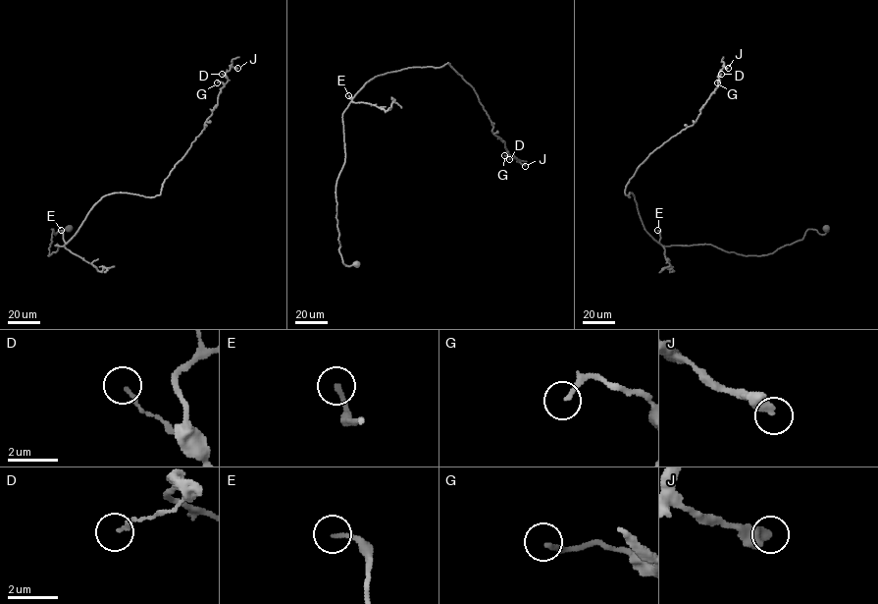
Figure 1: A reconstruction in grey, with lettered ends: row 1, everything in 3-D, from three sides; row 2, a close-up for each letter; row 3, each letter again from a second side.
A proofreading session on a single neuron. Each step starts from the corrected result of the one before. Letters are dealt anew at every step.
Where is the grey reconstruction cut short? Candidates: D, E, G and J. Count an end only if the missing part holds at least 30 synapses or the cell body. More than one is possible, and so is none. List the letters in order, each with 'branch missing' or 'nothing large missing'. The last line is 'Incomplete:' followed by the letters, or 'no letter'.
D: nothing large missing
E: branch missing
G: nothing large missing
J: nothing large missing
Incomplete: E

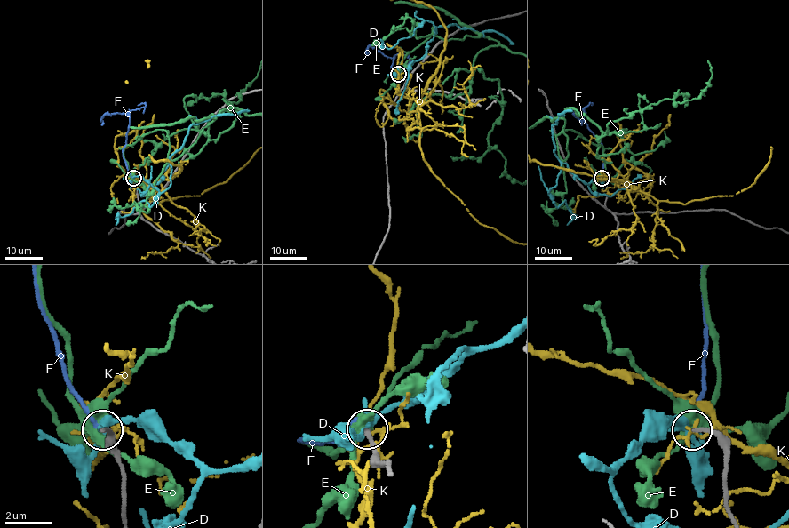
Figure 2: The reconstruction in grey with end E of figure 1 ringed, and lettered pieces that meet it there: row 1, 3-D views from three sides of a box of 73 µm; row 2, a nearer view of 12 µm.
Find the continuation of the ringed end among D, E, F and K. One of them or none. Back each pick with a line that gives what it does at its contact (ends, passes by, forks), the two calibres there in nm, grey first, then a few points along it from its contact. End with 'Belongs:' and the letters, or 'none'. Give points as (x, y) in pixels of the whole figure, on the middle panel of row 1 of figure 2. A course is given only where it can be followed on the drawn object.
F: it ends | 180/150 nm
Belongs: F

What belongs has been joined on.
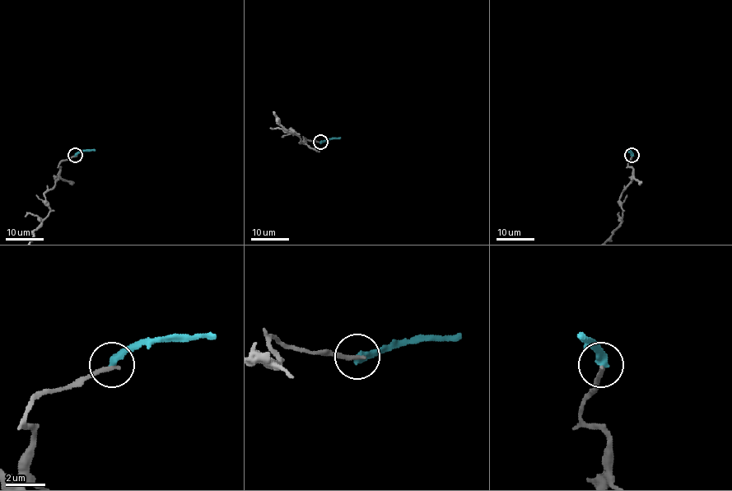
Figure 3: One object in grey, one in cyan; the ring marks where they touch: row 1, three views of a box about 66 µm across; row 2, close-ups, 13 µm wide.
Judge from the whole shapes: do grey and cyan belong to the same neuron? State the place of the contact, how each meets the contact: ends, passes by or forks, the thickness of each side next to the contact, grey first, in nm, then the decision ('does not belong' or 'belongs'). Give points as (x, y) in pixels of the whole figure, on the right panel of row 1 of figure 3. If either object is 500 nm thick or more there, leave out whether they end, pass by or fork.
(631, 155) | grey ends | cyan ends | 240/400 nm | does not belong

